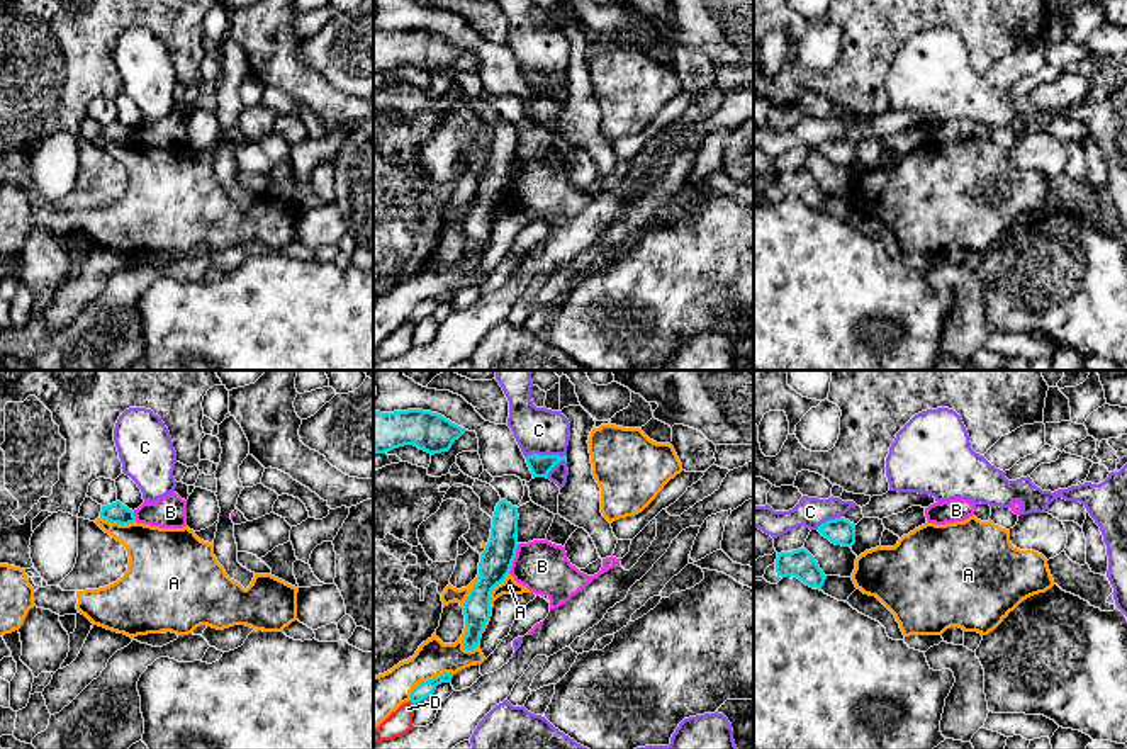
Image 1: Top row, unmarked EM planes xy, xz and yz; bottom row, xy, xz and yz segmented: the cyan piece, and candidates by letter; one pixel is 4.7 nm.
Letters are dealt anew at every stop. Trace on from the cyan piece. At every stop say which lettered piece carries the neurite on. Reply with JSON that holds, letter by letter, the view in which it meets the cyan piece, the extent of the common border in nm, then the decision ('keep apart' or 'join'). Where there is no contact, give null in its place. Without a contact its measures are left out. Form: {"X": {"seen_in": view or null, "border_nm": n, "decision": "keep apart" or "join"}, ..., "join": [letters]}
{"A": {"seen_in": "xz", "border_nm": 340, "decision": "keep apart"}, "B": {"seen_in": "xz", "border_nm": 160, "decision": "keep apart"}, "C": {"seen_in": "xz", "border_nm": 200, "decision": "keep apart"}, "D": {"seen_in": "xz", "border_nm": 40, "decision": "keep apart"}, "join": []}

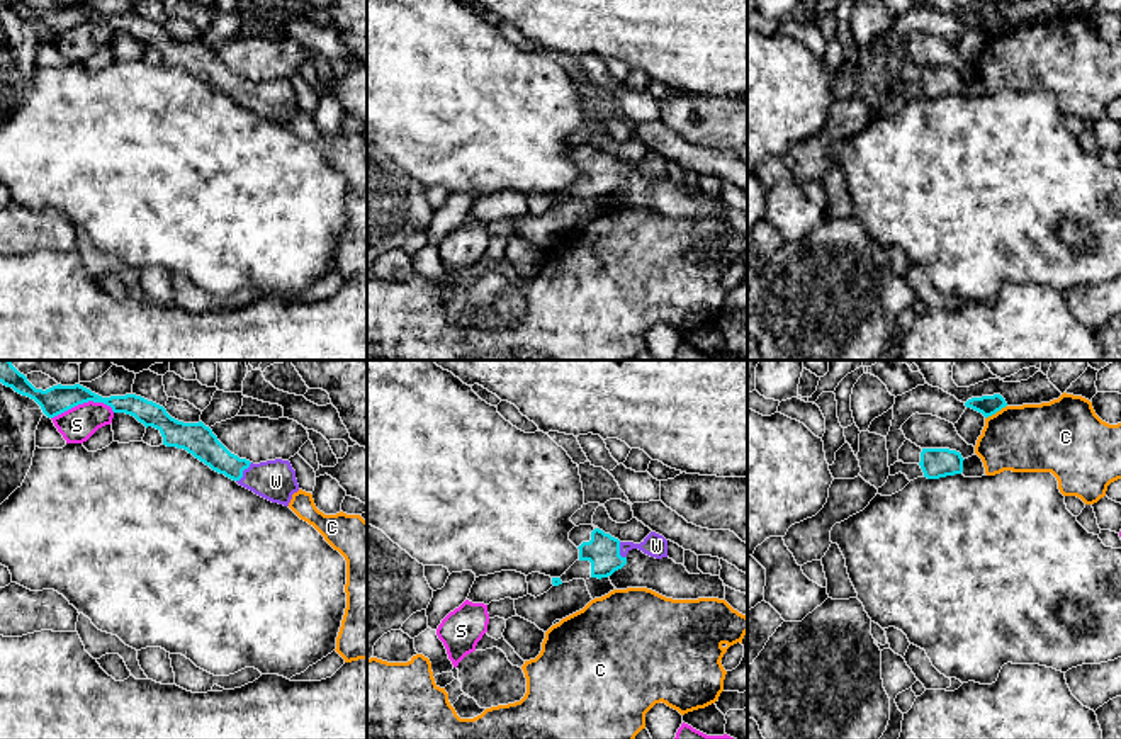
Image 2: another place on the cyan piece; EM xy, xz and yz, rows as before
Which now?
{"C": {"seen_in": "yz", "border_nm": 120, "decision": "keep apart"}, "S": {"seen_in": "xy", "border_nm": 300, "decision": "keep apart"}, "W": {"seen_in": "xy", "border_nm": 120, "decision": "join"}, "join": ["W"]}

